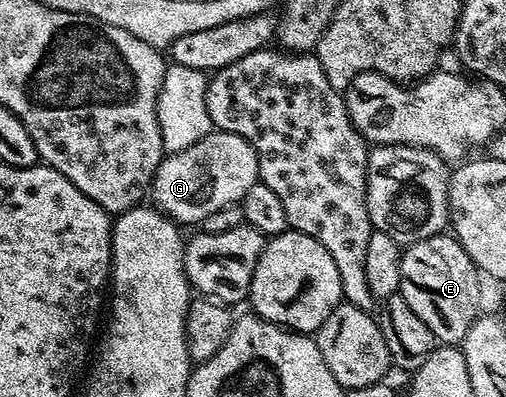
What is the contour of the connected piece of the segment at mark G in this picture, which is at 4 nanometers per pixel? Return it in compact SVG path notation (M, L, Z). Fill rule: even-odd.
M211 130L204 138L200 138L200 142L188 146L188 150L171 152L163 159L162 165L154 175L152 204L179 225L198 226L204 218L208 218L208 214L213 214L215 210L239 203L244 198L244 194L248 194L248 190L252 190L252 186L257 183L259 183L259 178L256 150L252 150L252 146L247 140L240 138L240 134Z

